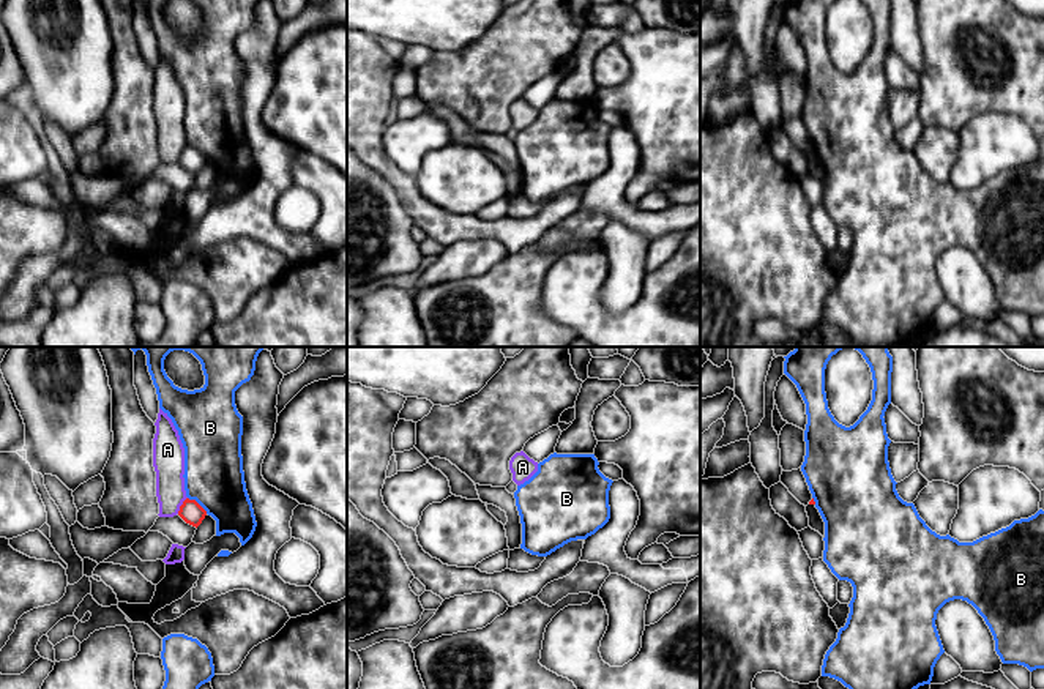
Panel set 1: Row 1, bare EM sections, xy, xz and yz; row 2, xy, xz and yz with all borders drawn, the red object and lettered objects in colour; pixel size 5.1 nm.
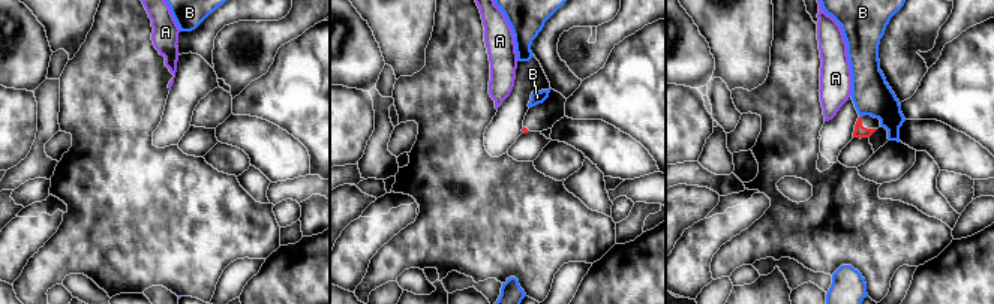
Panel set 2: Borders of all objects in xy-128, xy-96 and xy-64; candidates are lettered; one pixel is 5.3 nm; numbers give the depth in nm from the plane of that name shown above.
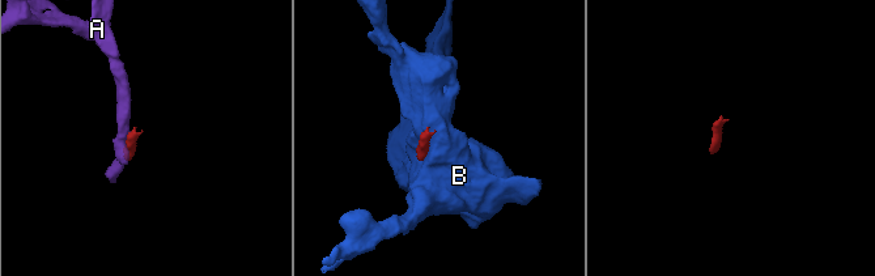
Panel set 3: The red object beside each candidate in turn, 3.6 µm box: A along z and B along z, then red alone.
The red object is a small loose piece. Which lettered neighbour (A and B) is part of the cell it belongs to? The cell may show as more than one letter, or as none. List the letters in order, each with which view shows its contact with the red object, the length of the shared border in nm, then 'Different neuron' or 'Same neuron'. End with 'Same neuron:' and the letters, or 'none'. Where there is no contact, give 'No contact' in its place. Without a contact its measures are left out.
A: Touches red in xy. Shared border 100 nm. Different neuron
B: Touches red in xy. Shared border 130 nm. Different neuron
Same neuron: none

